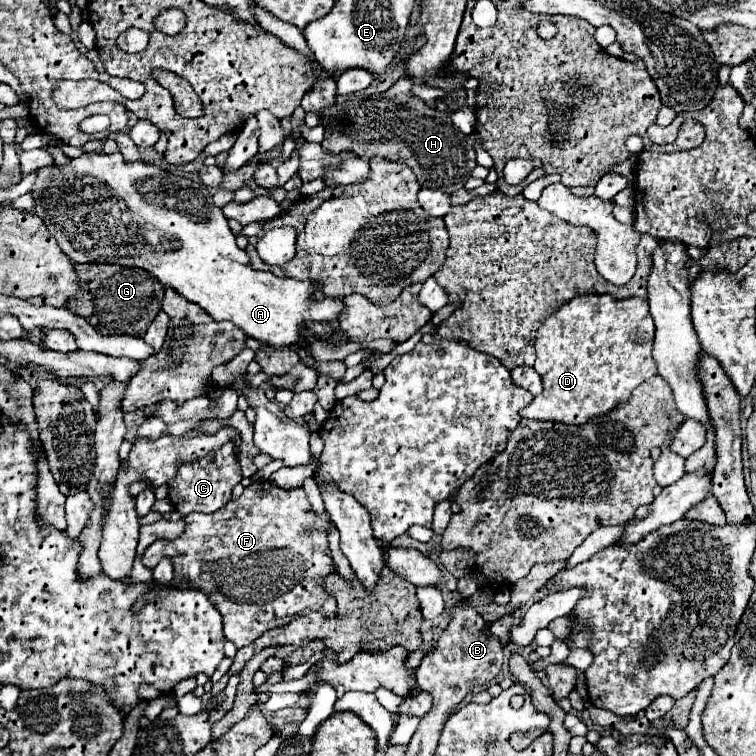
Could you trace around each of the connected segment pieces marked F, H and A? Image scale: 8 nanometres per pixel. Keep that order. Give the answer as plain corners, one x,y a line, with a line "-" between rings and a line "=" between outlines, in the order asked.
254,481
244,489
238,501
228,501
218,513
190,513
184,517
184,533
172,541
158,539
142,555
142,565
154,569
164,557
172,561
174,581
180,589
194,587
208,595
210,603
218,607
226,639
238,649
256,641
268,629
284,627
298,615
320,611
324,617
338,617
336,601
326,591
324,579
336,571
328,547
328,513
316,515
306,499
302,487
282,489
272,481
=
404,75
400,77
388,91
380,95
370,97
350,97
342,103
336,103
322,111
320,125
326,131
326,137
322,141
322,149
328,153
344,153
350,151
360,159
372,159
372,157
384,157
388,161
406,163
418,177
418,183
426,189
438,189
448,195
454,195
458,189
464,187
464,183
470,179
472,169
476,167
476,151
474,143
468,135
464,135
450,119
450,113
440,113
438,109
428,107
422,99
412,95
414,81
=
82,153
68,165
40,167
38,181
42,185
34,185
30,191
36,201
34,213
42,217
48,233
54,235
72,263
116,263
124,267
140,267
154,273
162,285
174,289
184,299
198,303
214,321
232,321
246,335
268,343
270,347
304,345
302,329
308,319
322,323
330,321
334,329
338,327
336,319
342,301
332,297
314,301
312,293
316,287
310,281
282,279
274,273
254,271
248,255
238,249
222,209
212,203
206,187
192,179
168,171
158,173
154,167
138,169
136,163
126,163
120,153

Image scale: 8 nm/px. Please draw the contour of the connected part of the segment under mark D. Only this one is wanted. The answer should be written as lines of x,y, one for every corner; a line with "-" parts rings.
578,295
556,309
536,331
536,363
534,369
542,377
544,391
520,411
520,417
560,423
586,423
590,417
608,413
616,403
622,403
630,393
656,375
652,359
654,321
644,299
614,299
612,295

